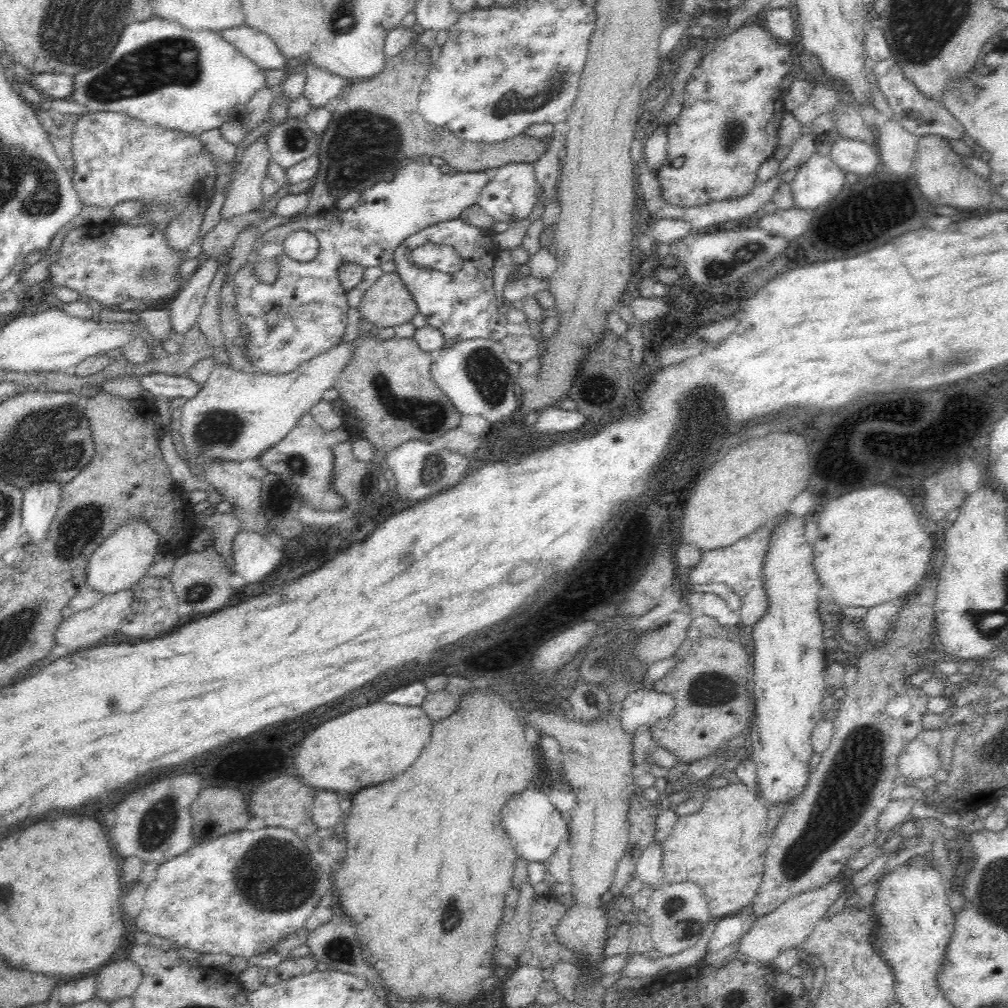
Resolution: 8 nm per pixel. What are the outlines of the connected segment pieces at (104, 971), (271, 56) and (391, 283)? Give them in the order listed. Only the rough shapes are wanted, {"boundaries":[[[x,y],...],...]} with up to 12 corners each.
{"boundaries":[[[129,958],[96,971],[94,997],[104,1002],[130,997],[141,983]],[[249,26],[220,33],[260,68],[287,58],[264,32]],[[396,272],[357,307],[365,325],[395,327],[418,312]]]}

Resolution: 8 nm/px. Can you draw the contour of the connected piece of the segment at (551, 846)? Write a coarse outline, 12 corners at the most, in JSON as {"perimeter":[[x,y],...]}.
{"perimeter":[[528,788],[502,808],[518,858],[548,863],[568,825],[546,790]]}

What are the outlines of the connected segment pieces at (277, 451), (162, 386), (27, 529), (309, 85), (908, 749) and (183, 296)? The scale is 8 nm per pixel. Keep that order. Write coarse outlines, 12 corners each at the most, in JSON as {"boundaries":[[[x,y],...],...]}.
{"boundaries":[[[309,412],[259,464],[289,475],[303,500],[346,504],[331,485],[333,449]],[[148,373],[143,390],[156,397],[191,399],[200,390],[185,373]],[[62,484],[23,490],[23,539],[40,544],[54,520]],[[316,65],[305,66],[302,92],[323,107],[343,92],[344,79]],[[920,737],[906,743],[897,764],[901,780],[937,774],[936,750]],[[203,256],[194,276],[169,304],[173,330],[196,324],[218,268]]]}

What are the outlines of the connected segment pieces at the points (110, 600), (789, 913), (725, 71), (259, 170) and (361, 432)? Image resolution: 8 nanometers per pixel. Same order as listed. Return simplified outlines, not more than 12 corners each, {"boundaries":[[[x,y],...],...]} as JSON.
{"boundaries":[[[133,588],[62,619],[55,644],[79,651],[116,636]],[[850,872],[756,919],[738,950],[767,963],[797,947],[849,890]],[[718,38],[667,124],[662,196],[746,196],[774,155],[790,48]],[[250,144],[226,188],[222,219],[257,210],[271,159]],[[359,334],[333,387],[387,452],[460,413],[412,338]]]}

